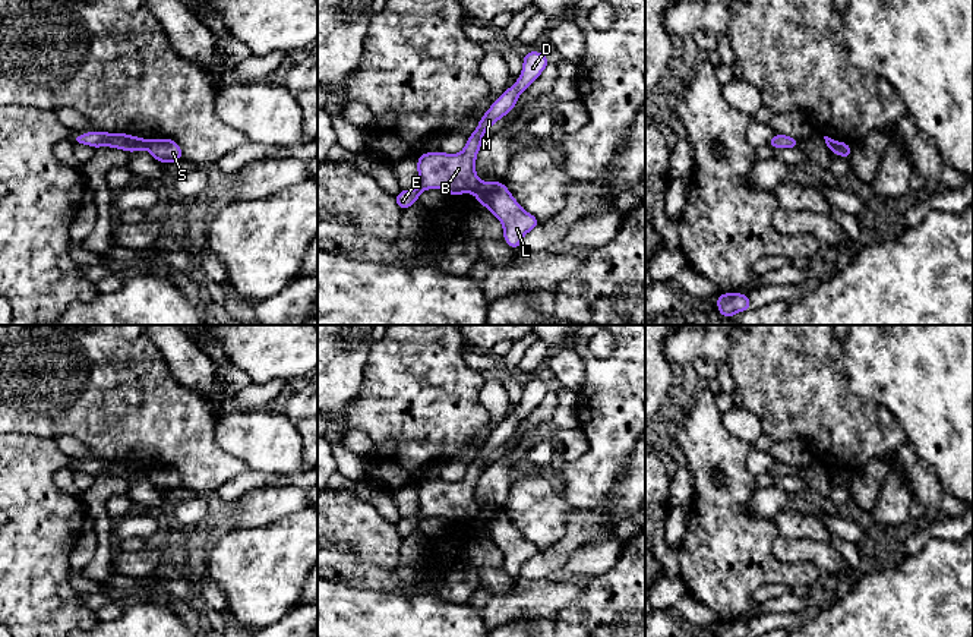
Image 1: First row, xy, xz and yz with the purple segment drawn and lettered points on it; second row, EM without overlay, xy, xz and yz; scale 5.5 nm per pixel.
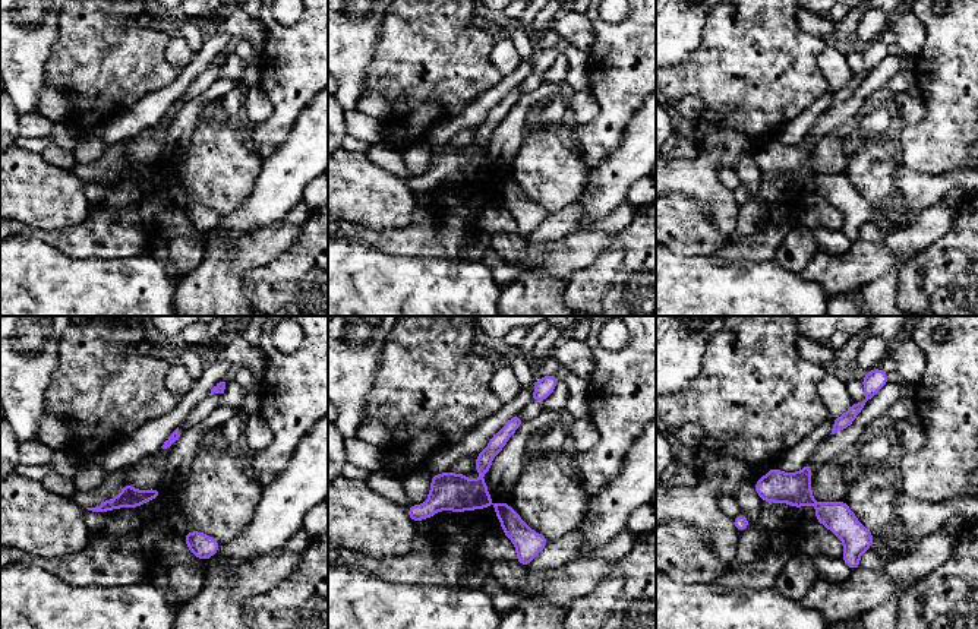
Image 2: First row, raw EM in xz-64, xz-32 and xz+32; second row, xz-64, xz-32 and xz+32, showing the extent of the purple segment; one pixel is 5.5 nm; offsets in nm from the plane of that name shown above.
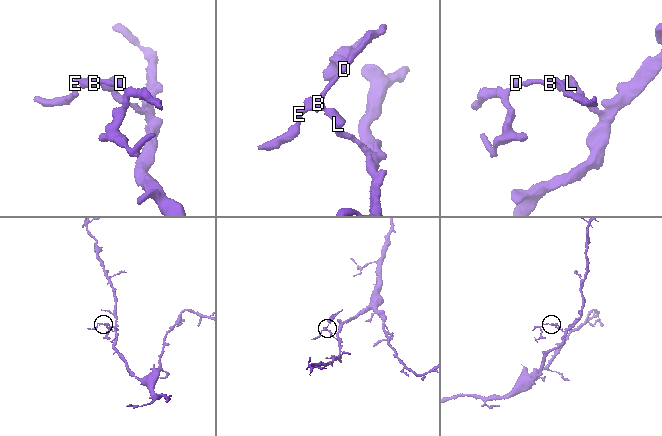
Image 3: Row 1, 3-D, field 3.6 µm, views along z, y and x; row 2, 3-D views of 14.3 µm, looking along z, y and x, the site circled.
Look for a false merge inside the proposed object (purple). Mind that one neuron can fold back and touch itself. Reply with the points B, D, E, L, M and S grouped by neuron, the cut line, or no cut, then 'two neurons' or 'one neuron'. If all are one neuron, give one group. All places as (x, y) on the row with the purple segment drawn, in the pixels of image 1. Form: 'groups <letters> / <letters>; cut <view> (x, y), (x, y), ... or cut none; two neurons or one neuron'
groups B D E M / L S; cut xz (480, 182), (474, 192); two neurons

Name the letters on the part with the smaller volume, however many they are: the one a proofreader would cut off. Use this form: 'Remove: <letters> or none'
Remove: B, D, E, M

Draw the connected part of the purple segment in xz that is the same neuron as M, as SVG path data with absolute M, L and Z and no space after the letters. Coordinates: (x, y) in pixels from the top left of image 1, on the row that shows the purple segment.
M524 53L521 76L484 113L477 129L470 135L465 148L459 154L435 151L420 155L417 160L418 187L413 190L402 189L395 198L397 205L404 211L418 201L421 192L433 187L446 190L454 198L459 193L476 193L480 179L474 167L484 132L516 105L519 94L528 89L547 64L547 54Z

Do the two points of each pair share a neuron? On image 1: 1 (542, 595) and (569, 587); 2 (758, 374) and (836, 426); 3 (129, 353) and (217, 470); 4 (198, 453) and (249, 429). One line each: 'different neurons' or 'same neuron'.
1: same neuron
2: same neuron
3: same neuron
4: different neurons

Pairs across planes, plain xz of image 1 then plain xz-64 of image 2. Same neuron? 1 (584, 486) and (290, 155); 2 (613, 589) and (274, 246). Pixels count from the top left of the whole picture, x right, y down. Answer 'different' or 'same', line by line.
1: different
2: different

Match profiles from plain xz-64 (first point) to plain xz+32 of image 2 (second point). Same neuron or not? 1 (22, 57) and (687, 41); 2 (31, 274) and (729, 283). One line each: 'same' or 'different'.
1: same
2: same

